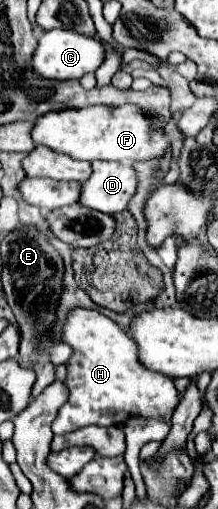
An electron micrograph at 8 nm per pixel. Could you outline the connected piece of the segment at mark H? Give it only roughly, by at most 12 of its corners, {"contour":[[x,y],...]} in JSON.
{"contour":[[92,309],[68,315],[70,397],[56,435],[132,417],[166,423],[174,381]]}

